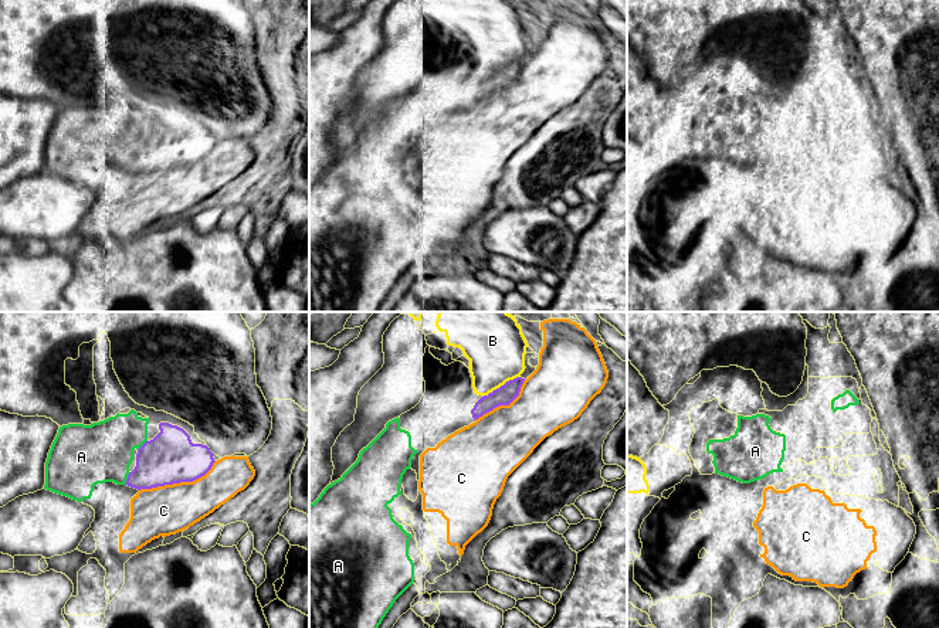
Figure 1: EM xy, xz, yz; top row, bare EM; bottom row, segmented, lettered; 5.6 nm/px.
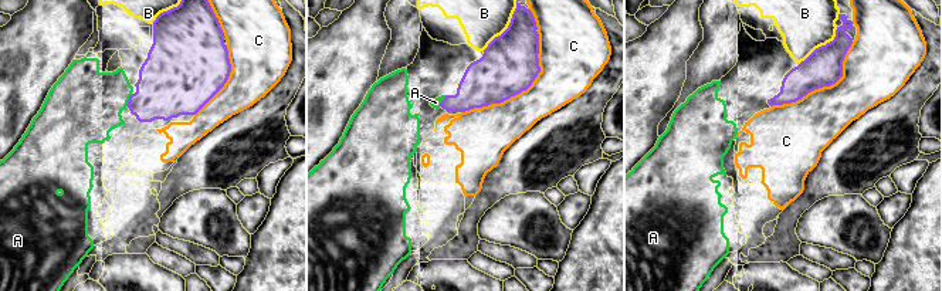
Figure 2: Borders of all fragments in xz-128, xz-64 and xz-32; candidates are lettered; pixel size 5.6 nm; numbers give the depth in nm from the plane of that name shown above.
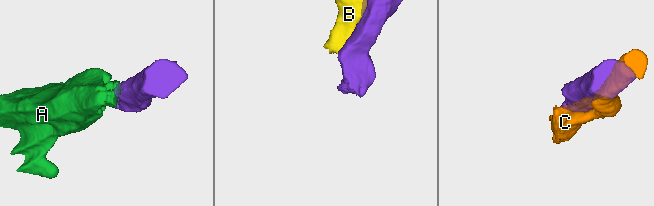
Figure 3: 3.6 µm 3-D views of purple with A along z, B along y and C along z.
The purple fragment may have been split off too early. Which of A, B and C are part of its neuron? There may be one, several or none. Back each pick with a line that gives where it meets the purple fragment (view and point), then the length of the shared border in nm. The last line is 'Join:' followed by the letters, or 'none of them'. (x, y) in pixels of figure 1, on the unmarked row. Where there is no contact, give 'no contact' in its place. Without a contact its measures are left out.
A: meets purple in xy at (128, 160); contact 80 nm long
Join: A

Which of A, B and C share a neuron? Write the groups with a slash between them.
A / B / C

